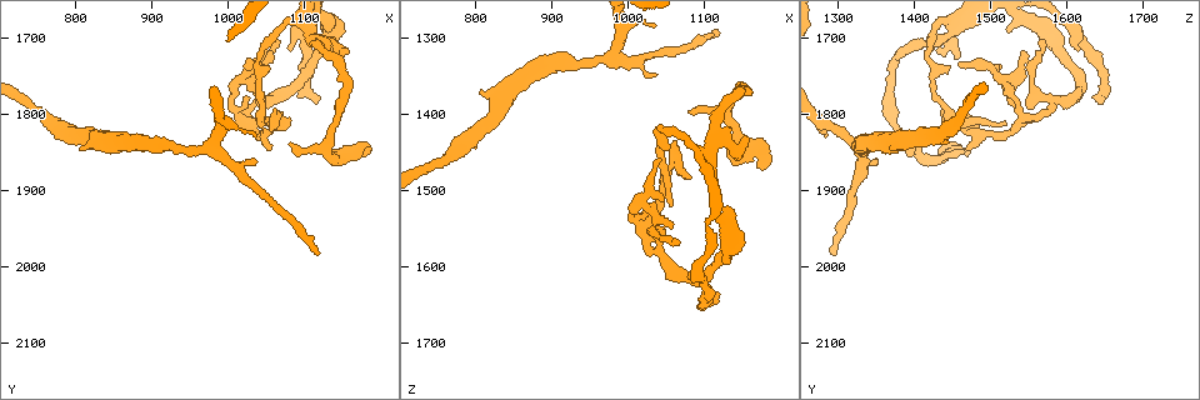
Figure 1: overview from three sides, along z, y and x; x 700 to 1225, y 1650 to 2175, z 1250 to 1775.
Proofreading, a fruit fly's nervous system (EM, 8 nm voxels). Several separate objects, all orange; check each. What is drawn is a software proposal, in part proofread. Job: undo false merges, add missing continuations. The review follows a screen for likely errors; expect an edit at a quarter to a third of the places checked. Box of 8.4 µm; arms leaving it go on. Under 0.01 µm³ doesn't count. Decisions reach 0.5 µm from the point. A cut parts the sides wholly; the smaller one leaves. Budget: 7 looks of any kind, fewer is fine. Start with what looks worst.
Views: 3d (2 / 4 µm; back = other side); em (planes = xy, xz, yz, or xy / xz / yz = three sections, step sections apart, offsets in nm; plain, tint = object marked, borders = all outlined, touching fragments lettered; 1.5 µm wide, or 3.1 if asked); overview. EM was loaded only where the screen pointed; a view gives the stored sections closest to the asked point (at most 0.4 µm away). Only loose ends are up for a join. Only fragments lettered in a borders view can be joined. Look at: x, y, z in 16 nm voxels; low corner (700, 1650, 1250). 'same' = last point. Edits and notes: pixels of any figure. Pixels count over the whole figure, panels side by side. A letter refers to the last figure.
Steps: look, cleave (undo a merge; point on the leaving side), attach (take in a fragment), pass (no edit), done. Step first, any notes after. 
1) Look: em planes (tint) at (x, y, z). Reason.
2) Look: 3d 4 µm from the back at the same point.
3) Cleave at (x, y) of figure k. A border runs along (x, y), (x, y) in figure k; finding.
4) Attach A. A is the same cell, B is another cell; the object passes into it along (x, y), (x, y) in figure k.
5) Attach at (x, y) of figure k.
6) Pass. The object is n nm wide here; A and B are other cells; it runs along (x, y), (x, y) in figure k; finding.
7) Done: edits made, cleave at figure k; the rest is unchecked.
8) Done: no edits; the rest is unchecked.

Look: 3d 2 µm at (1115, 1985, 1295). Free end.

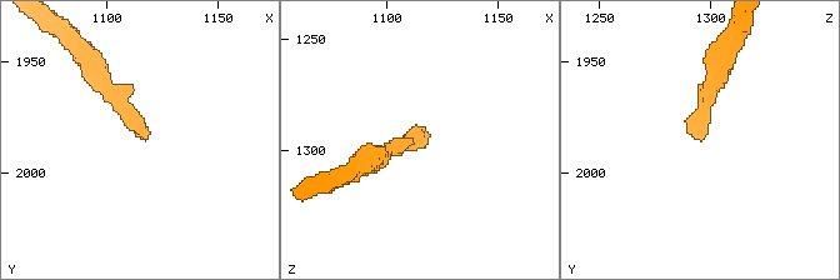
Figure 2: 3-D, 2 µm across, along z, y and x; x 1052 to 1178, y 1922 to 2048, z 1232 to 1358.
Look: em xz step 8 (borders) at (1119, 1985, 1294).

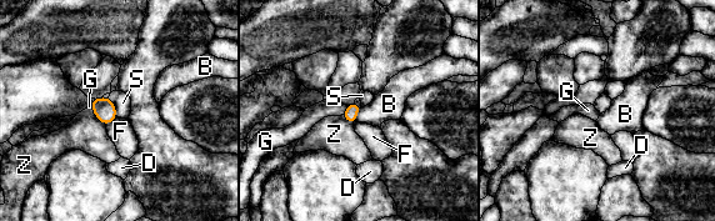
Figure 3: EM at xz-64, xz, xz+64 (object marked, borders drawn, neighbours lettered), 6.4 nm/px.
Pass. B, D, F, G, S and Z are other cells; a border runs along (346, 105), (341, 114) in figure 3; no lettered fragment goes on from it.

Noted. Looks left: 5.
Look: em planes (borders) at (1150, 1720, 1435). Tapers out.

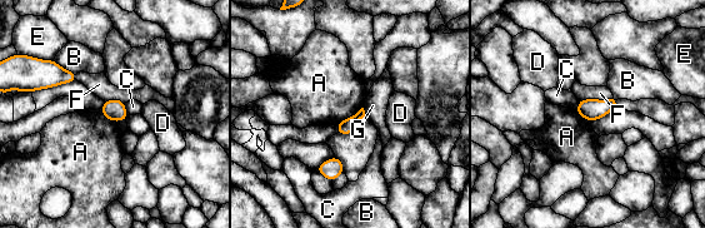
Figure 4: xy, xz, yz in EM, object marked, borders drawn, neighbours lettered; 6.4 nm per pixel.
Pass. A, B, C, D, E, F and G are other cells; a border runs along (363, 107), (341, 119), (336, 125) in figure 4; none of them fits.

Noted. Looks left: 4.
Look: 3d 2 µm at (1020, 1750, 1515). Touches itself.

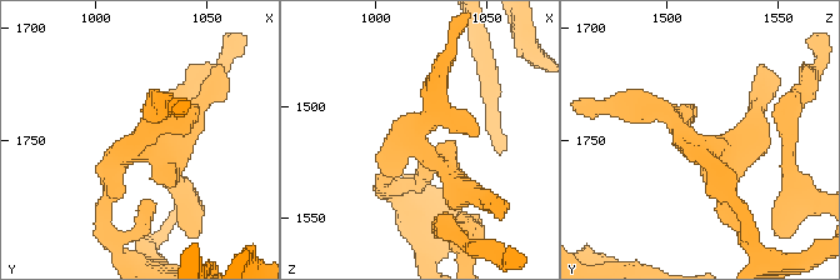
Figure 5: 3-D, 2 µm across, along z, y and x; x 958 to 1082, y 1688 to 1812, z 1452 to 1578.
Look: em xy step 4 (borders) at (1020, 1753, 1518). Need the tissue.

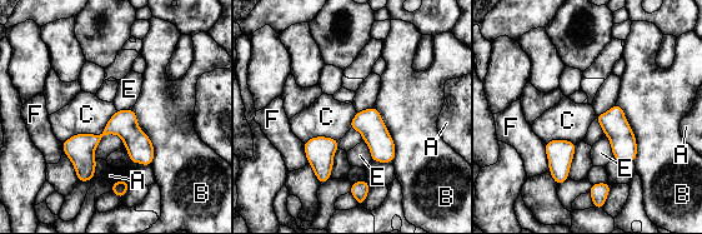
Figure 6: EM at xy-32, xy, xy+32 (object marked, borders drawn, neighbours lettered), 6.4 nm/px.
Pass. A, B, C, E and F are other cells; a border runs along (116, 110), (100, 133), (61, 143) in figure 6; continuous, no second neuron.

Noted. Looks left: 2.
Done: no edits; the rest is unchecked.

